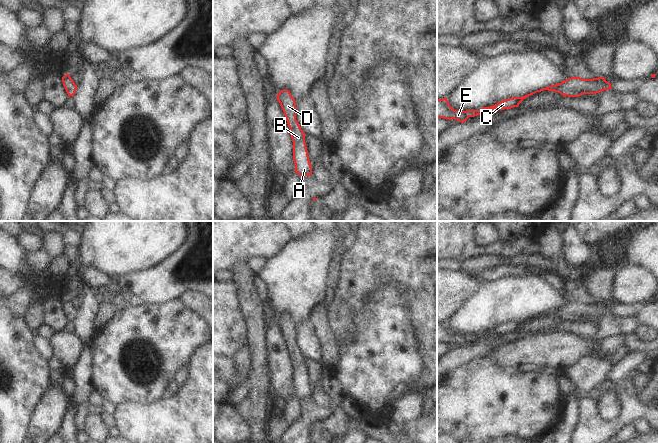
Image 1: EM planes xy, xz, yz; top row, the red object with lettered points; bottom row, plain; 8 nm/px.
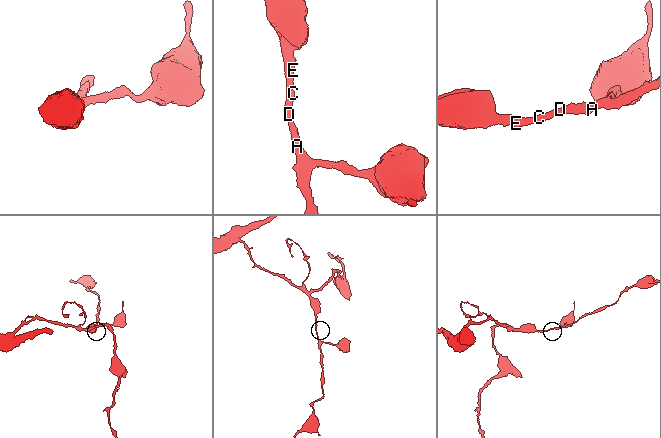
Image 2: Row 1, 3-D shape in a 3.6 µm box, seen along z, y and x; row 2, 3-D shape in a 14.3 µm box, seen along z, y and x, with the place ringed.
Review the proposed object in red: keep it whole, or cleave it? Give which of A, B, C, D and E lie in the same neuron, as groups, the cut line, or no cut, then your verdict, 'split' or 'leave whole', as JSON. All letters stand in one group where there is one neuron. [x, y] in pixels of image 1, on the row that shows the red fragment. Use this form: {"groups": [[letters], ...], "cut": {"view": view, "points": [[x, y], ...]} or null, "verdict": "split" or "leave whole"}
{"groups": [["A", "B", "C", "D", "E"]], "cut": null, "verdict": "leave whole"}

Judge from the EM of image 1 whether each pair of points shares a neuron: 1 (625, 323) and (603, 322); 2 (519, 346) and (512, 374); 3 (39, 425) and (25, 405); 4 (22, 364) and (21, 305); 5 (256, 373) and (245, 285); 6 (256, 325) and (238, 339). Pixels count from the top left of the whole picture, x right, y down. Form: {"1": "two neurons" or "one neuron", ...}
{"1": "one neuron", "2": "two neurons", "3": "two neurons", "4": "two neurons", "5": "one neuron", "6": "two neurons"}

